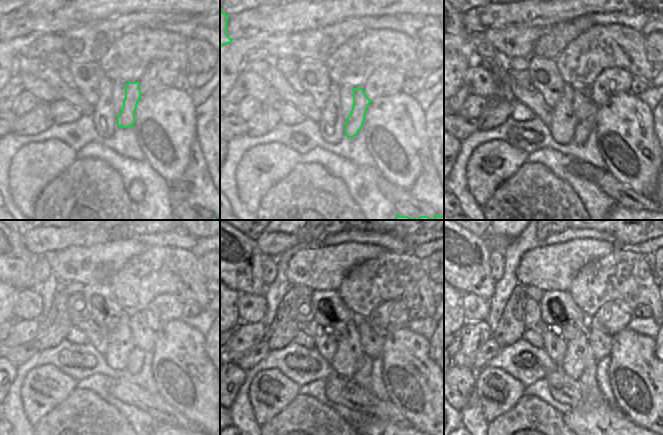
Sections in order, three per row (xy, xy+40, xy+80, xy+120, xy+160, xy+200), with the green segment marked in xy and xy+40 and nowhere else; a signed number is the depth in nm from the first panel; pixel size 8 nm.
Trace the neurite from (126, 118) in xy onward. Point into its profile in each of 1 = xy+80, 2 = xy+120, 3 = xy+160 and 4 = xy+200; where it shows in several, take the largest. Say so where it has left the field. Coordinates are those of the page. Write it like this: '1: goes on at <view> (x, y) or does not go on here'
1: goes on at xy+80 (583, 108)
2: goes on at xy+120 (137, 322)
3: goes on at xy+160 (362, 376)
4: goes on at xy+200 (597, 423)

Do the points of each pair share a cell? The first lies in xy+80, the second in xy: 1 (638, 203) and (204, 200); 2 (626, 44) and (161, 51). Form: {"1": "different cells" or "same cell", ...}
{"1": "different cells", "2": "same cell"}

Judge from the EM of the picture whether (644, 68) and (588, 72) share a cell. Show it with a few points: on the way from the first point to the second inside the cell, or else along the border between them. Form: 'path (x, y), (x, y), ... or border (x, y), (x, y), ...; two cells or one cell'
path (630, 62), (602, 61); one cell

